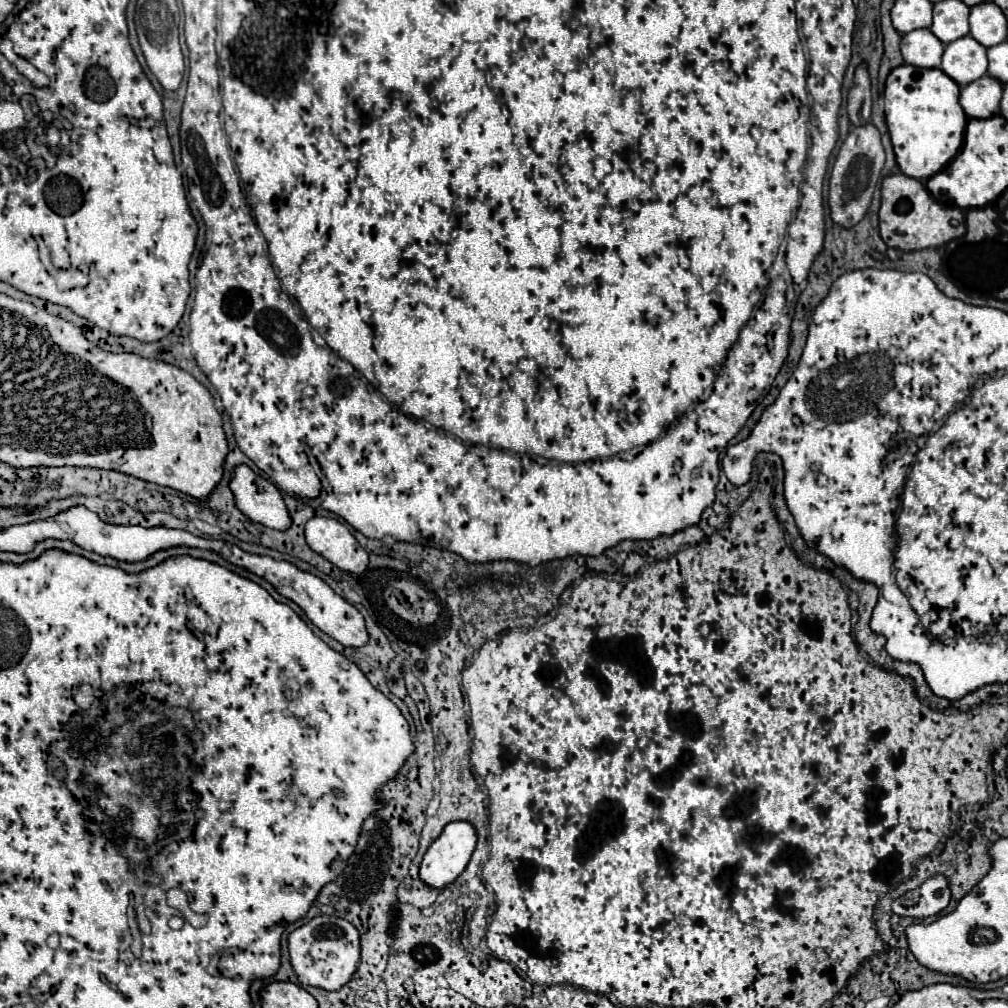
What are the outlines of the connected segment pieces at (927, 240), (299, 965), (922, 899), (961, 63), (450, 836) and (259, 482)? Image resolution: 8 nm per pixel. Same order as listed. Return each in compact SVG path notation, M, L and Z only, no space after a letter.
M891 174L881 182L879 234L889 248L897 248L901 252L937 248L965 234L965 214L961 208L947 208L933 200L923 182L905 174Z
M315 916L307 924L293 930L287 938L291 966L303 986L339 990L359 964L359 932L353 924L337 916Z
M935 874L927 878L919 888L905 892L893 902L893 912L899 916L927 918L939 914L947 908L951 900L951 888L945 874Z
M963 36L945 46L941 70L961 88L987 74L987 48L971 36Z
M449 822L429 846L419 866L419 878L431 888L449 886L467 866L475 850L475 828L469 822Z
M247 466L235 468L231 490L235 494L237 508L249 520L273 530L287 530L287 526L291 526L291 516L281 492L269 480L261 478Z

